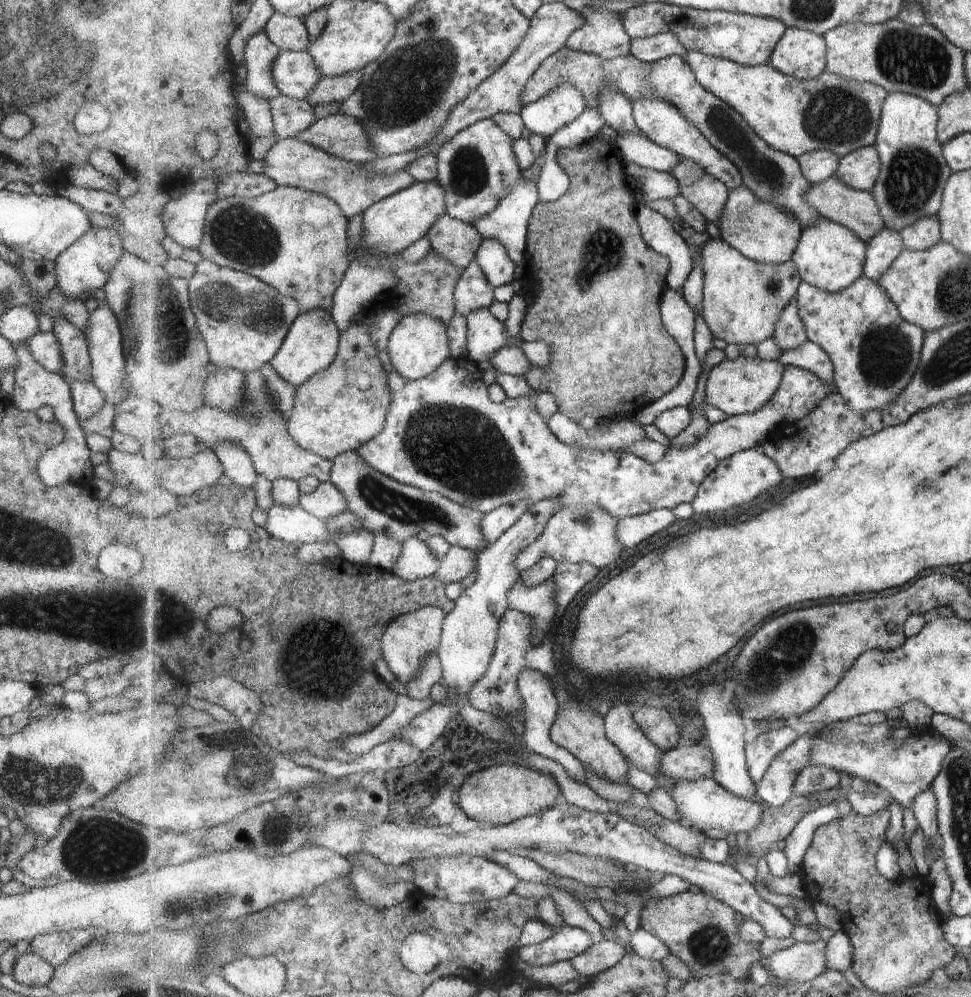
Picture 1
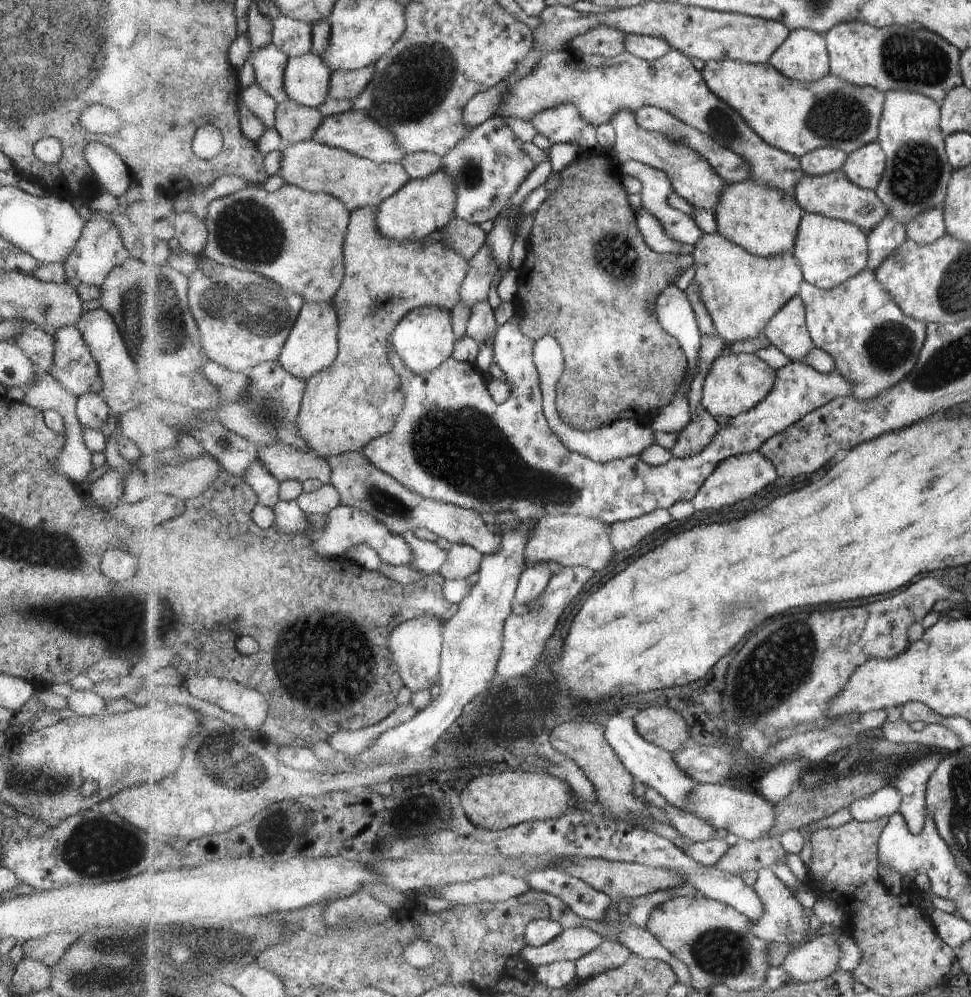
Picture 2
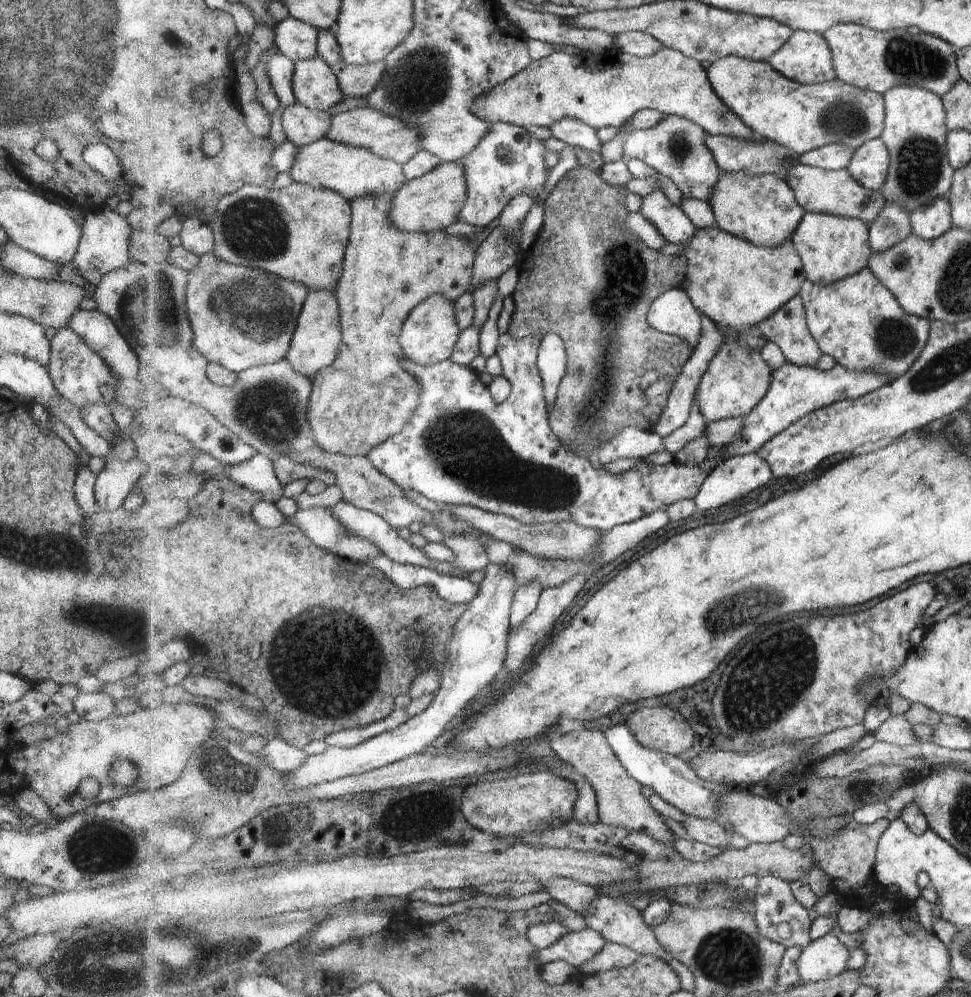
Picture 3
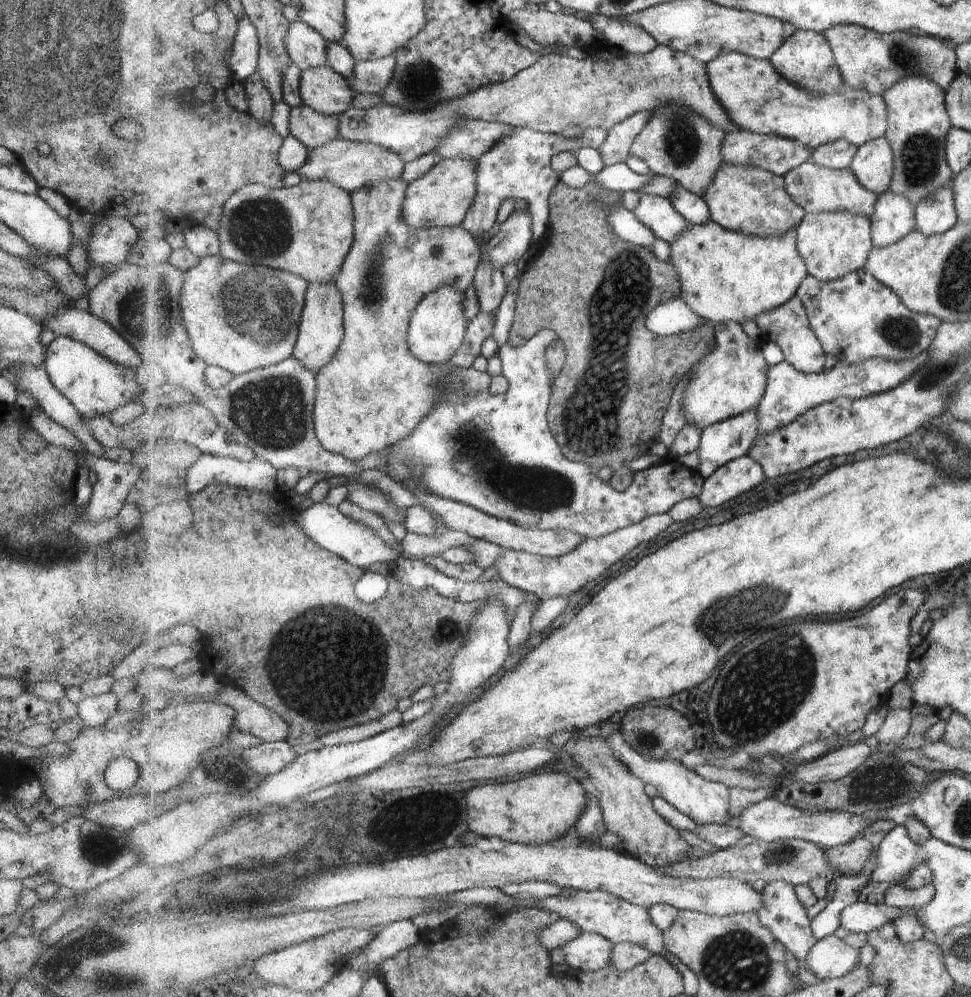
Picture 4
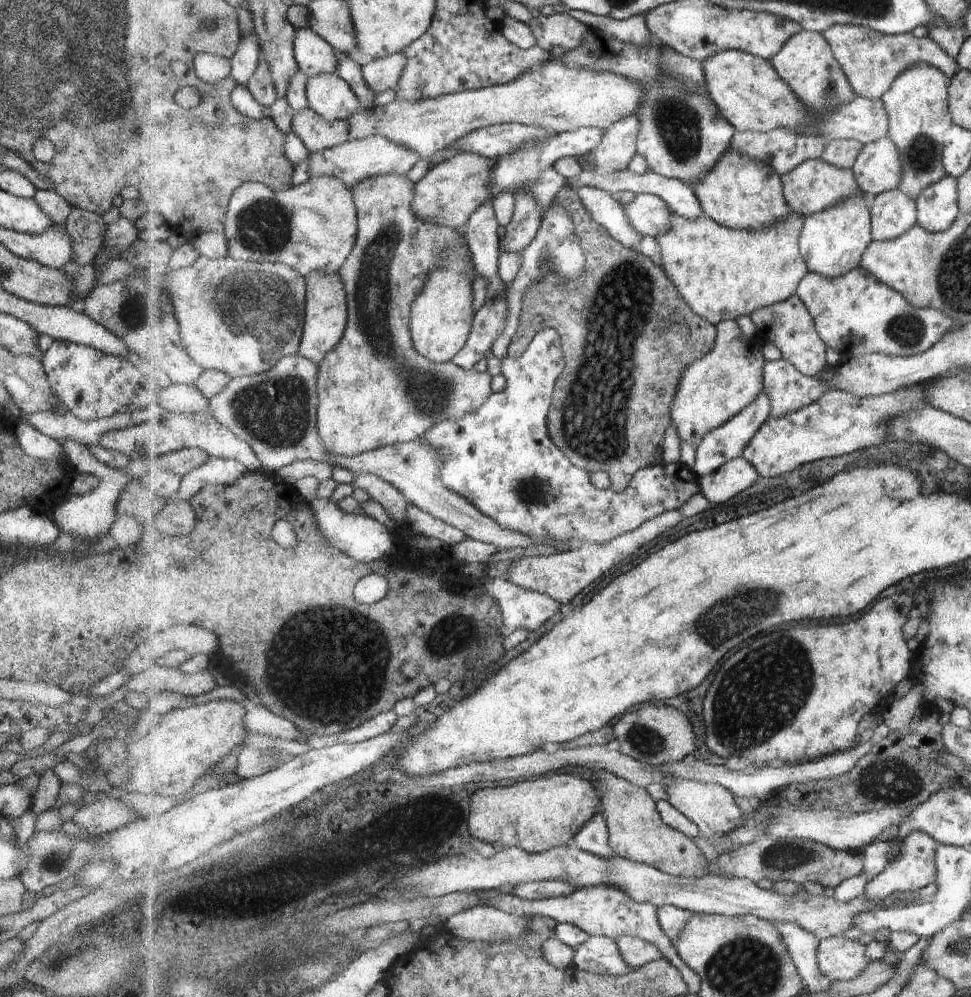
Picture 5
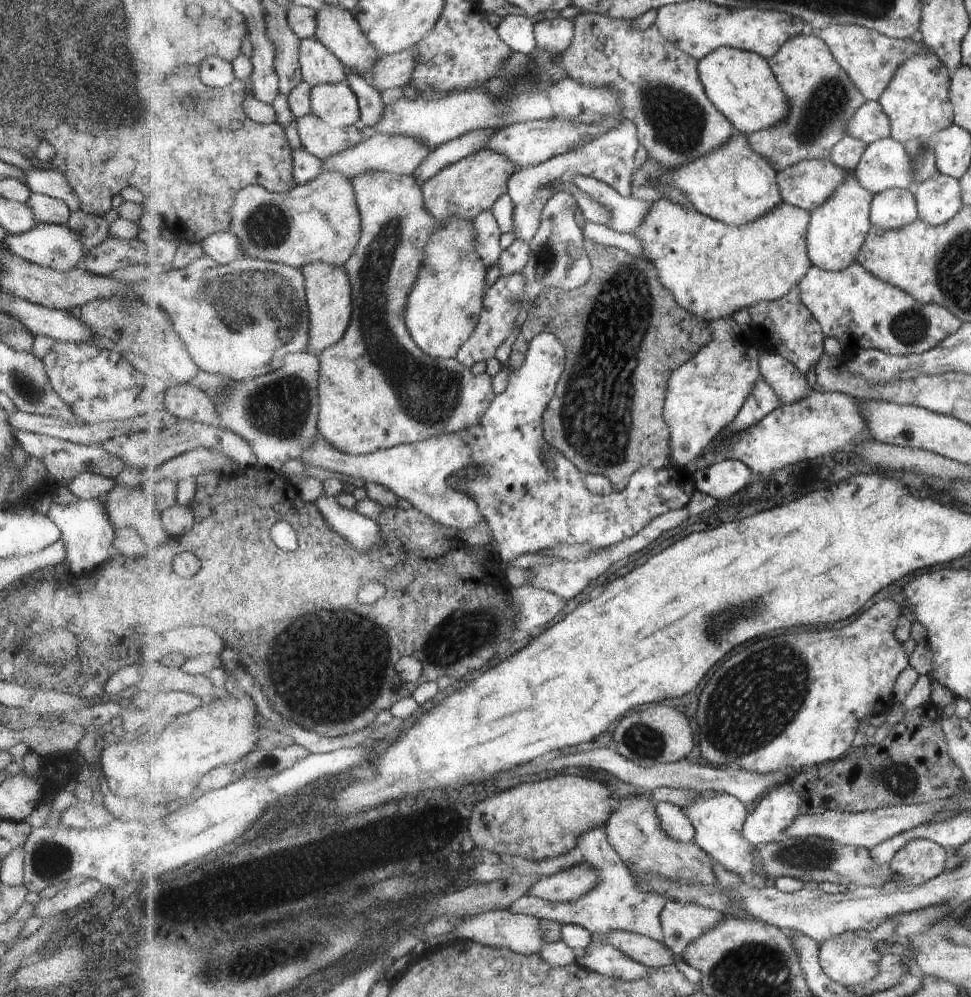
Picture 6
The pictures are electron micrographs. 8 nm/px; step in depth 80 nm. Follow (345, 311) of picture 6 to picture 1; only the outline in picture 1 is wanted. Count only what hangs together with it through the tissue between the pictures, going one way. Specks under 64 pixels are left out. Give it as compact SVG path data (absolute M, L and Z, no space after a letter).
M325 309L303 311L293 323L277 356L270 363L285 380L299 388L333 364L340 350L340 334L340 328L329 311Z

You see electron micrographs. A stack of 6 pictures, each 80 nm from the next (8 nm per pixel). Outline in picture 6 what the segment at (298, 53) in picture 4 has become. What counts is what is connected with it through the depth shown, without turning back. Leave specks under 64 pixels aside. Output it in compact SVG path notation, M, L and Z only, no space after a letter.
M313 36L300 41L302 76L311 87L347 81L347 71L341 60L321 40Z

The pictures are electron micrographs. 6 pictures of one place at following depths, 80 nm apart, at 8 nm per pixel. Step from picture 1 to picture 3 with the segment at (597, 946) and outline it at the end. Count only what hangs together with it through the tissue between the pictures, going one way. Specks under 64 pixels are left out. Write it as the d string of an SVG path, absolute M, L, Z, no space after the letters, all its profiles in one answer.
M608 942L601 954L593 961L582 965L578 970L584 975L595 975L616 968L628 968L641 958L642 956L631 948Z

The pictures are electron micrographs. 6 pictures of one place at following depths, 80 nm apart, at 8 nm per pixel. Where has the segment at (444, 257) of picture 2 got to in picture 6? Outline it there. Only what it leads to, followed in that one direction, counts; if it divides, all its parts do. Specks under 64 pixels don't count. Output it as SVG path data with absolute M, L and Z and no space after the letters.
M365 172L355 176L351 182L356 192L362 228L360 244L344 265L351 284L353 313L344 340L318 356L318 428L321 436L339 452L357 456L454 435L465 428L477 426L495 400L493 377L487 372L473 373L456 359L437 360L428 356L417 347L405 324L409 296L421 272L429 268L425 265L425 248L437 228L441 228L441 223L425 208L421 185L415 181L415 176Z

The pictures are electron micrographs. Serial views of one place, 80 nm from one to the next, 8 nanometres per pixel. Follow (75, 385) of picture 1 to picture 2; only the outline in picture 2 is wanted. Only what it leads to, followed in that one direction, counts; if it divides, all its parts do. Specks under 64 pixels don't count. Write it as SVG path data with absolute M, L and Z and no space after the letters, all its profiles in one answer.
M85 393L76 398L76 417L82 427L98 430L107 420L109 410L101 394Z

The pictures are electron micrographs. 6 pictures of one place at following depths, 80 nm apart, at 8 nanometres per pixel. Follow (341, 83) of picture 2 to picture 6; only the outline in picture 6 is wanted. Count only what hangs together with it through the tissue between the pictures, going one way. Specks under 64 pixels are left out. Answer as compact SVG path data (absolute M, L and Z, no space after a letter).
M414 47L393 55L382 55L366 79L379 93L407 88L419 62L419 48Z

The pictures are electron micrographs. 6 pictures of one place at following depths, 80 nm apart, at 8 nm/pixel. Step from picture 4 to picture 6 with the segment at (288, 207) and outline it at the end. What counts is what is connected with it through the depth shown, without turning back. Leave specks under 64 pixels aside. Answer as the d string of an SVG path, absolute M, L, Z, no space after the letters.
M324 171L312 182L285 193L269 192L260 185L243 188L233 204L230 231L241 240L244 257L285 262L299 269L315 262L344 267L356 252L362 234L353 184L335 171Z

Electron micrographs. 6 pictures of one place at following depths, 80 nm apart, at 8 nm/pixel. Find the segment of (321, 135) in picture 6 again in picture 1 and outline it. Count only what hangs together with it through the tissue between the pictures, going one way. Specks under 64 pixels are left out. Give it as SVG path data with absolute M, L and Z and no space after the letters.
M285 95L270 100L276 135L281 139L293 139L311 128L318 119L309 101L300 101Z

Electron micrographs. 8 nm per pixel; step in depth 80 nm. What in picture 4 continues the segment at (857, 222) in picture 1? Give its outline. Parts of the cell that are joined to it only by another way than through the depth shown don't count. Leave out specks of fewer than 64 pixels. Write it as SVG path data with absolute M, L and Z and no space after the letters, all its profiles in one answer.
M805 162L785 177L786 188L793 196L793 200L803 208L806 213L825 212L853 212L853 214L863 214L867 218L873 216L880 195L871 192L857 181L851 167L849 169L831 169L819 166L815 162Z

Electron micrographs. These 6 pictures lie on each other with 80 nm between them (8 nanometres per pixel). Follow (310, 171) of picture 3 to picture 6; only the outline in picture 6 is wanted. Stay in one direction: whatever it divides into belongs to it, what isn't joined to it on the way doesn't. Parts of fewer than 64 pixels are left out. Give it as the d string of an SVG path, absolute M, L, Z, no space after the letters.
M379 133L368 137L361 144L323 161L324 171L341 172L350 181L355 176L361 176L365 172L387 172L395 175L415 176L415 172L421 164L425 163L430 154L429 146L417 138L411 136L385 135Z

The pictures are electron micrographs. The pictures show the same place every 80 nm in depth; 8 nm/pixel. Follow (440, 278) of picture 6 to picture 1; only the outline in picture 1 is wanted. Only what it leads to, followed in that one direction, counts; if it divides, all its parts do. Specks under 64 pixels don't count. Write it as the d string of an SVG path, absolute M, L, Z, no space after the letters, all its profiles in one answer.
M428 313L405 315L393 329L389 341L389 352L394 367L406 379L417 380L432 375L449 357L448 326Z

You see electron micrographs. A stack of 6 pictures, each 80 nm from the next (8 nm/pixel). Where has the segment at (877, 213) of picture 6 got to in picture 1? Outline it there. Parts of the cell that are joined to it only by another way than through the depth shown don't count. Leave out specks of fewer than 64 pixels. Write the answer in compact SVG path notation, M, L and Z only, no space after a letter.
M887 226L868 240L866 267L864 274L871 280L880 282L881 275L887 272L892 262L901 254L905 246L900 231Z

